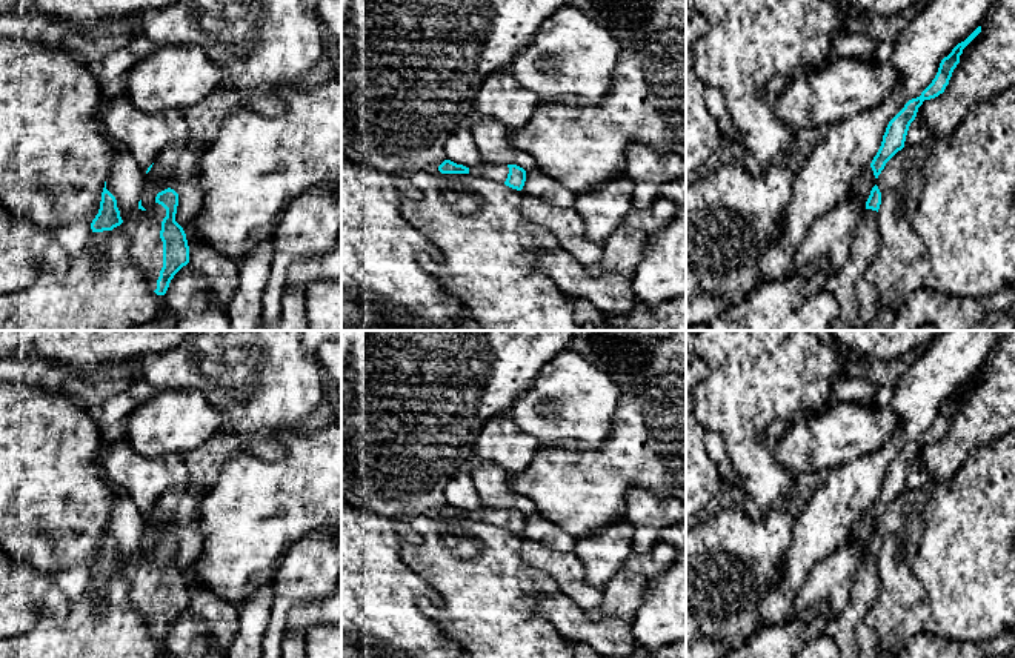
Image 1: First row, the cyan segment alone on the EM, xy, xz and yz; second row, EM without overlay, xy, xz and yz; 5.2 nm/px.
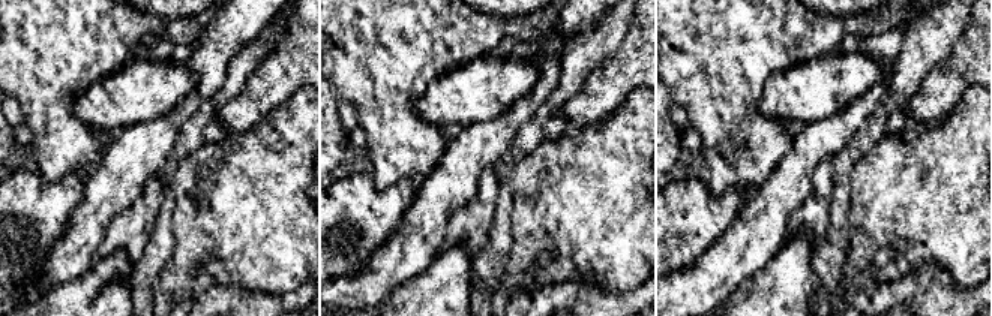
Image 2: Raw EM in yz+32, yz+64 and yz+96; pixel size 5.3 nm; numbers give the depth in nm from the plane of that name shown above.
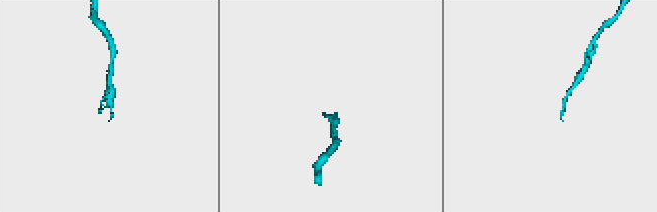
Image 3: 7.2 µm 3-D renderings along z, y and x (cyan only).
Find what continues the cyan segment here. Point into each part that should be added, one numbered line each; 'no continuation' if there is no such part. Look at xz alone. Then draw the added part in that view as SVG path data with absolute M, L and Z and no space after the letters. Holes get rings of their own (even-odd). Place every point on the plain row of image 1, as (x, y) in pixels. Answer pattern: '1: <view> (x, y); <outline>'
1: xz (497, 517); M478 507L477 510L469 512L469 518L489 523L497 527L504 527L509 518L508 509L491 509Z

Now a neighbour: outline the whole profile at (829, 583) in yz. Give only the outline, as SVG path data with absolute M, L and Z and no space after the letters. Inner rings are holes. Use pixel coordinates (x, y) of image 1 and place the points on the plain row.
M846 543L817 563L798 592L786 616L790 623L812 607L826 609L807 623L794 649L800 650L809 640L824 632L830 618L838 616L850 597L866 550L860 544Z

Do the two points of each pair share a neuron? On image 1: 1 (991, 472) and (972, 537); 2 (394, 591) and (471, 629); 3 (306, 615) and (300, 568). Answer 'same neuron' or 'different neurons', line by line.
1: same neuron
2: different neurons
3: different neurons

